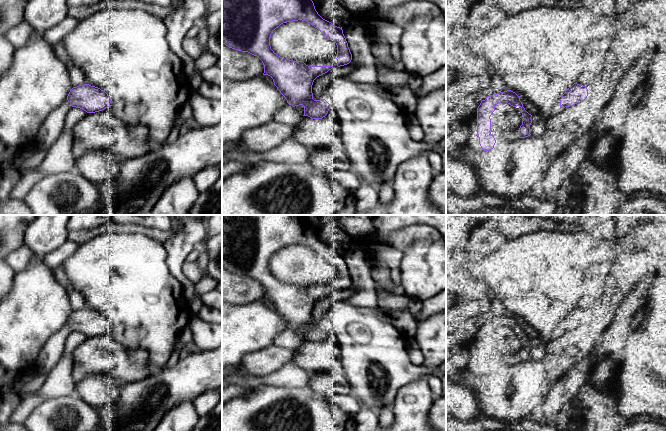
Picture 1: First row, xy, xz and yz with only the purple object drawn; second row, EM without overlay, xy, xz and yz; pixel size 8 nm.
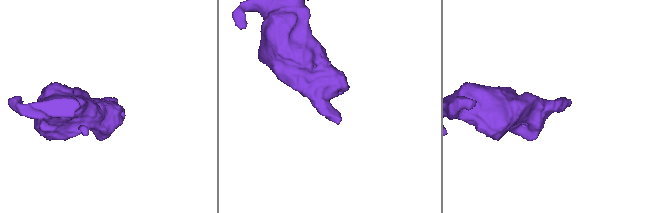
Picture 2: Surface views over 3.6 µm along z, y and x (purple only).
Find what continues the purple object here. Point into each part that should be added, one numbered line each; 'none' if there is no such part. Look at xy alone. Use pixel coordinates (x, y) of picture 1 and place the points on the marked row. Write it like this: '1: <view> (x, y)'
none

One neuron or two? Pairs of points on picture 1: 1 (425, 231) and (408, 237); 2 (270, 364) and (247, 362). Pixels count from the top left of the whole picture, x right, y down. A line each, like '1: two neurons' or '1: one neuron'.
1: one neuron
2: one neuron

